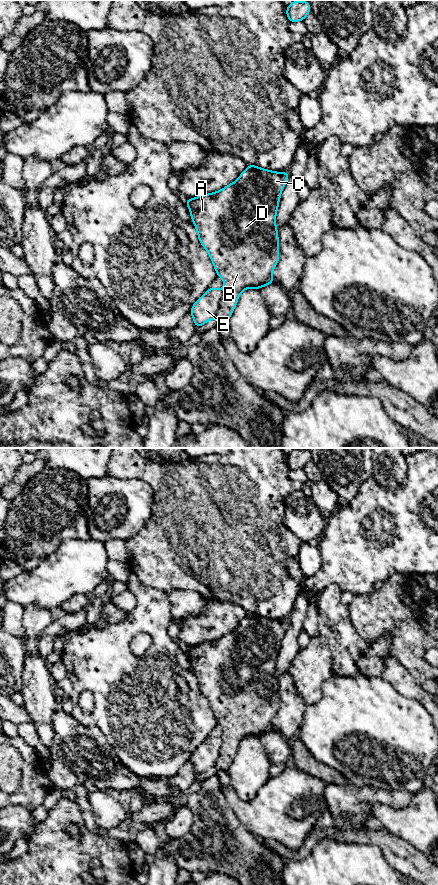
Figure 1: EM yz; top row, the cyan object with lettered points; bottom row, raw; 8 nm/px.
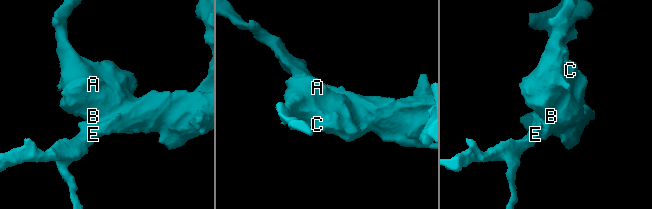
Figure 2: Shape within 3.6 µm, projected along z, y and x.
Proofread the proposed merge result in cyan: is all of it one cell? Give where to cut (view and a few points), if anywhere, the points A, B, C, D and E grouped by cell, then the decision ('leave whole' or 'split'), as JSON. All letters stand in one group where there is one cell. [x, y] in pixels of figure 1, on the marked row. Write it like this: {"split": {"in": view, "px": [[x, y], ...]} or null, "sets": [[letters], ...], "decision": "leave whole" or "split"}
{"split": {"in": "yz", "px": [[222, 289], [220, 306], [214, 318]]}, "sets": [["A", "B", "C", "D"], ["E"]], "decision": "split"}

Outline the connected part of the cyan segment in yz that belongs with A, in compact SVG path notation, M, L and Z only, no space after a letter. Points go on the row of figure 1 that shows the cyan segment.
M248 165L238 179L223 189L185 200L201 245L226 284L215 320L228 322L240 294L248 288L260 289L274 283L272 272L279 262L276 214L288 172L275 172Z

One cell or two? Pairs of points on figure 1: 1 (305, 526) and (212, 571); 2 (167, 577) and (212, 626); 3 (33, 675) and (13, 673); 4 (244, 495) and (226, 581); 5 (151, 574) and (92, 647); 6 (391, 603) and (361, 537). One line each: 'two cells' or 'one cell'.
1: two cells
2: two cells
3: two cells
4: one cell
5: two cells
6: two cells

